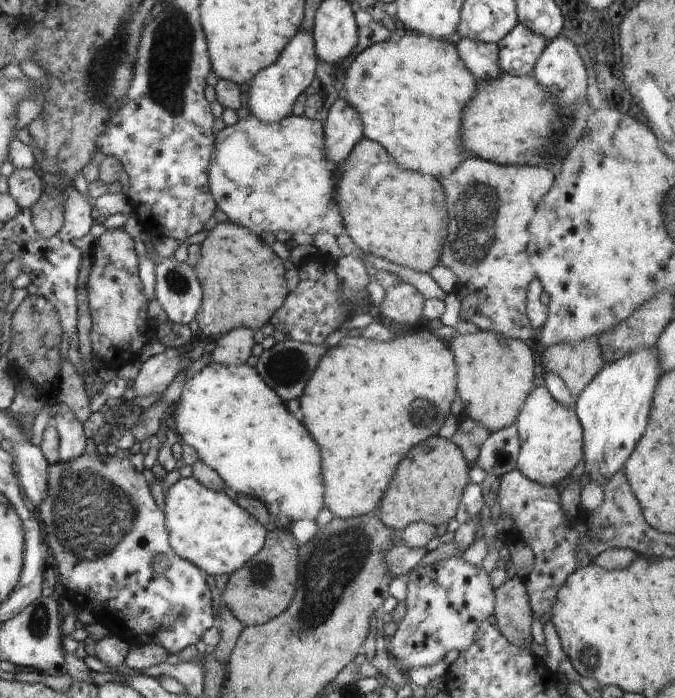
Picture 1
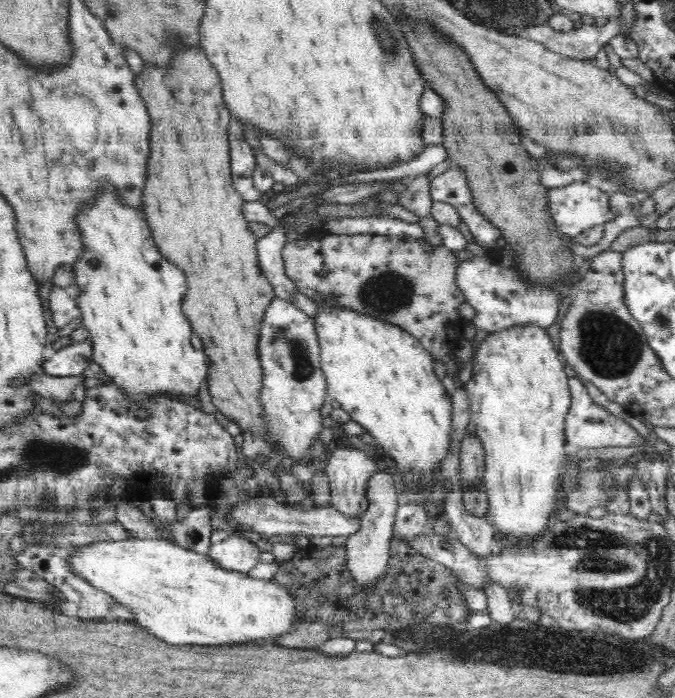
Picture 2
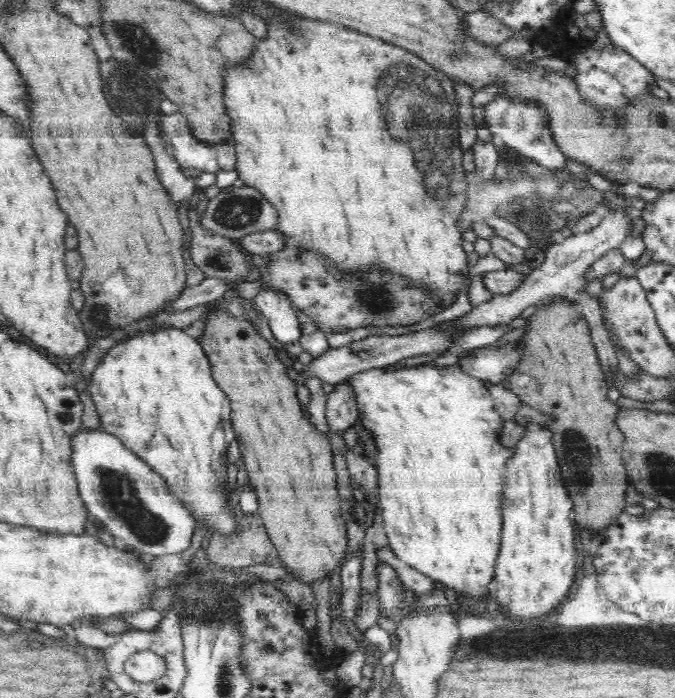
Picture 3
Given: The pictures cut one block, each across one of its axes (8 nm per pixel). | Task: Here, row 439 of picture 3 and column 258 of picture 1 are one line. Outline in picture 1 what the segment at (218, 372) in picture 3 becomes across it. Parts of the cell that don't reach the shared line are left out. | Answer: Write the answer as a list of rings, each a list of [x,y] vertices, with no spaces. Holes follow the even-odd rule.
[[[230,221],[217,223],[199,245],[200,258],[194,267],[199,283],[204,284],[204,312],[195,320],[201,337],[226,335],[234,326],[260,330],[269,323],[290,294],[286,290],[284,264],[274,250],[251,230]]]

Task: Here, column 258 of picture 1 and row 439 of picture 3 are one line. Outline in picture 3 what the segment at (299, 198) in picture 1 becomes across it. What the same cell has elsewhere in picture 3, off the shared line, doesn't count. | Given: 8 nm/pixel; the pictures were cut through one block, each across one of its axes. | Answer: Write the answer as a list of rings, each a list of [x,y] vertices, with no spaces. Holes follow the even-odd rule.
[[[162,328],[154,333],[145,331],[144,336],[136,336],[104,356],[91,374],[88,389],[103,429],[118,437],[126,450],[132,451],[166,479],[171,494],[199,518],[201,531],[207,532],[206,527],[212,526],[213,532],[226,535],[241,532],[235,524],[238,521],[239,525],[245,523],[245,518],[228,509],[226,499],[229,465],[225,457],[230,442],[235,439],[230,399],[210,374],[209,359],[197,340],[176,328]]]

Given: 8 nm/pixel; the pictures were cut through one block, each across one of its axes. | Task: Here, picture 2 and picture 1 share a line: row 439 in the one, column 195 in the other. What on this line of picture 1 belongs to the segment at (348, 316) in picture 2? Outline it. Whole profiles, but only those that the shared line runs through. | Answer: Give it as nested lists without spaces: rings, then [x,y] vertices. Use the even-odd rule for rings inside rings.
[[[209,363],[182,387],[178,406],[171,410],[178,441],[192,446],[199,460],[212,467],[228,488],[263,501],[274,528],[291,530],[291,525],[301,519],[314,521],[324,506],[320,446],[310,438],[308,430],[294,420],[279,393],[266,383],[255,367],[247,363],[233,367]]]

